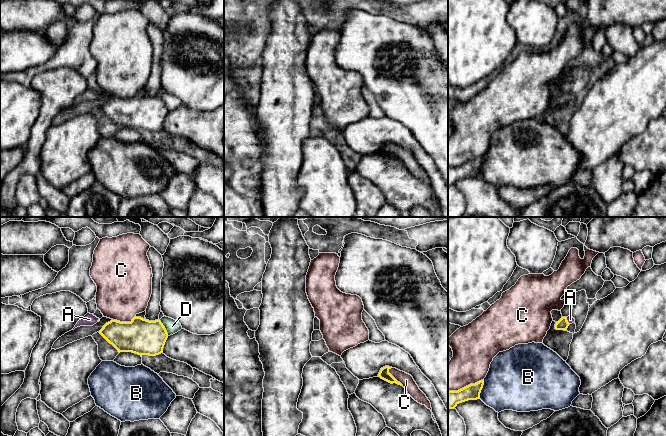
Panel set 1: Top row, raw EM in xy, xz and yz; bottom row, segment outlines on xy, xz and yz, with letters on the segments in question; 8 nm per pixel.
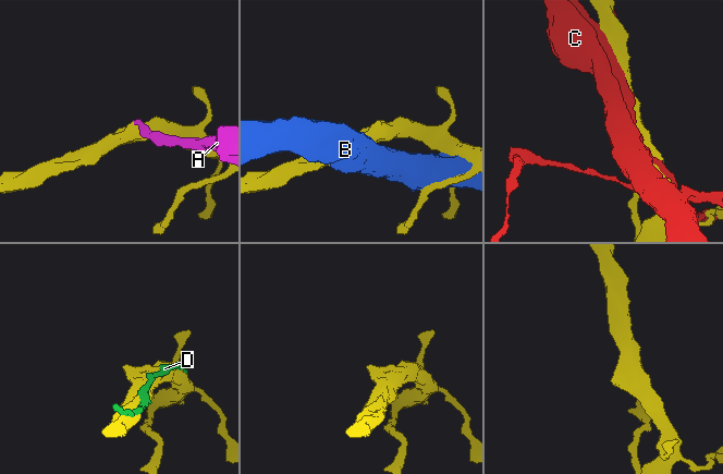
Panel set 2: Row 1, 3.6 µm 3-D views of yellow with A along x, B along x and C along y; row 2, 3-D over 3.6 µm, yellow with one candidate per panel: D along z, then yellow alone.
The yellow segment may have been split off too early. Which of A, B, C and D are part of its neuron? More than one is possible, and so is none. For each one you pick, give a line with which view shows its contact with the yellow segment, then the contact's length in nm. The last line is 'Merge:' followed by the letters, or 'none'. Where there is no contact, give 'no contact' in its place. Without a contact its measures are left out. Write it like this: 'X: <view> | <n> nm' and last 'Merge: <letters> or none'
A: yz | 70 nm
Merge: A

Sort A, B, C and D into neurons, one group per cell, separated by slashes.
A / B / C / D

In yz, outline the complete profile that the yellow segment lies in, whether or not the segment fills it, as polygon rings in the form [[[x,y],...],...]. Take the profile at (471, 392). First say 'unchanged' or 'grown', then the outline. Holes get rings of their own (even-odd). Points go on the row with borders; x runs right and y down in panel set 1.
unchanged | [[[484,379],[475,384],[470,384],[458,391],[448,391],[448,410],[454,409],[459,403],[480,399],[483,385]]]

